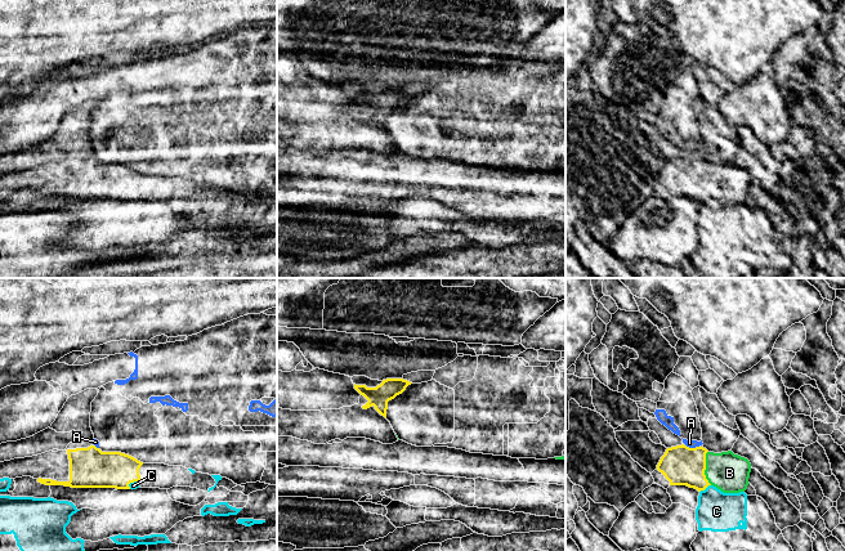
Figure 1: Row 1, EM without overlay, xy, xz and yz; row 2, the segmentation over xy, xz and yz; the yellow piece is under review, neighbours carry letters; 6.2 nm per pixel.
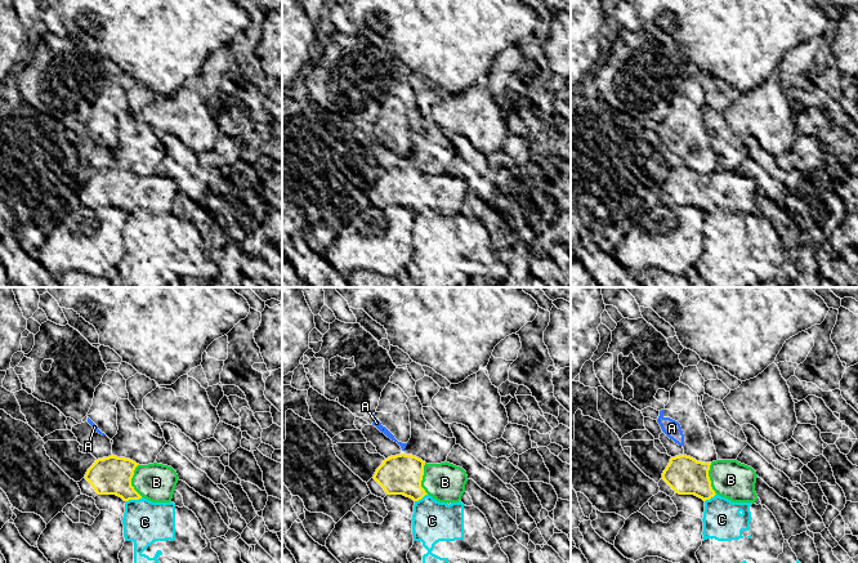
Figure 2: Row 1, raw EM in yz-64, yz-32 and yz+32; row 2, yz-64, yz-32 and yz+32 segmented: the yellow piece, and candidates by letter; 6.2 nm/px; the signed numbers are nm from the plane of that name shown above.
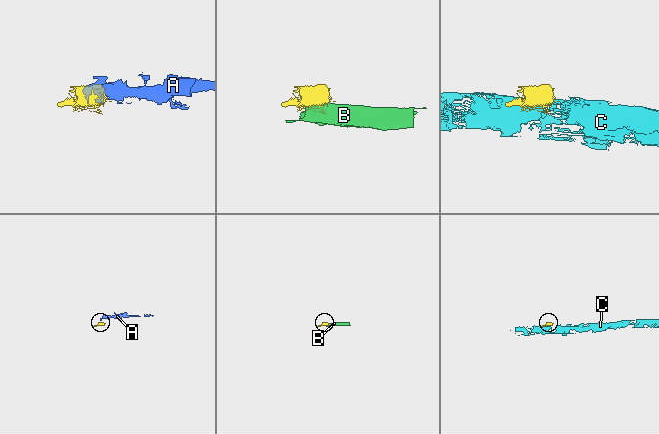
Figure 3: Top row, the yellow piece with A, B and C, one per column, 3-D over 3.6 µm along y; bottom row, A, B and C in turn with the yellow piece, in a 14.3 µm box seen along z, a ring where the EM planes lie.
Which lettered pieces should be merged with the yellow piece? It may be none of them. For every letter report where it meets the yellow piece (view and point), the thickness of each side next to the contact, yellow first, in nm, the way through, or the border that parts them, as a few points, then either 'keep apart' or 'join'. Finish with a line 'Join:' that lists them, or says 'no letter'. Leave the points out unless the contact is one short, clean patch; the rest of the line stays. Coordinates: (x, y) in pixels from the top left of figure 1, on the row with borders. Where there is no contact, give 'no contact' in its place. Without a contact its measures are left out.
A: yz (692, 448) | 240/50 nm | along yz (685, 444), (698, 447) | keep apart
B: yz (705, 467) | 240/240 nm | join
C: yz (705, 488) | 240/260 nm | keep apart
Join: B

